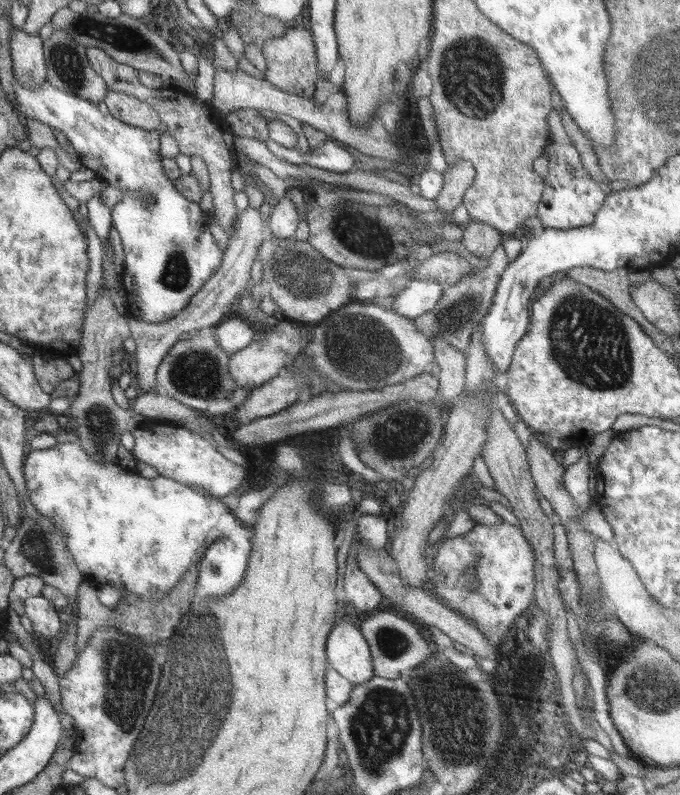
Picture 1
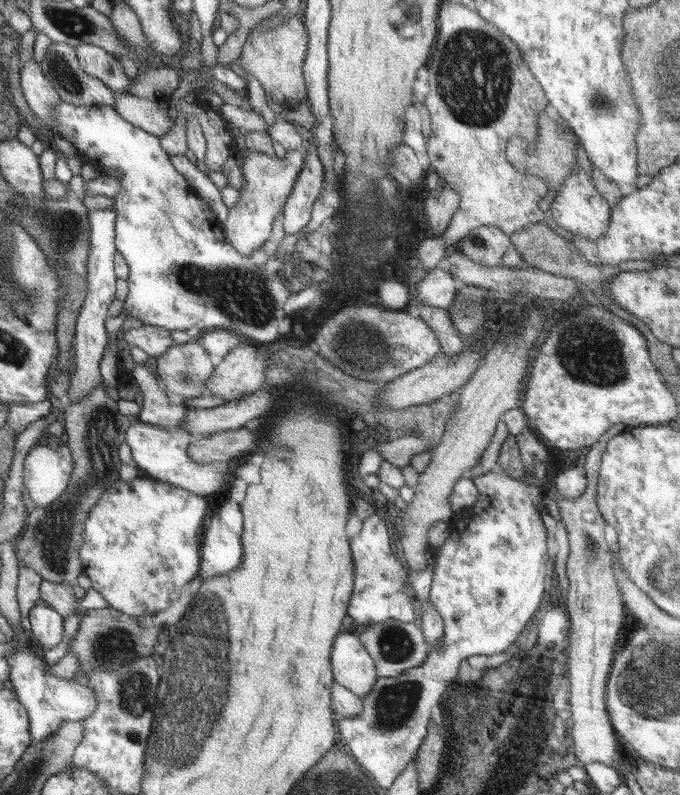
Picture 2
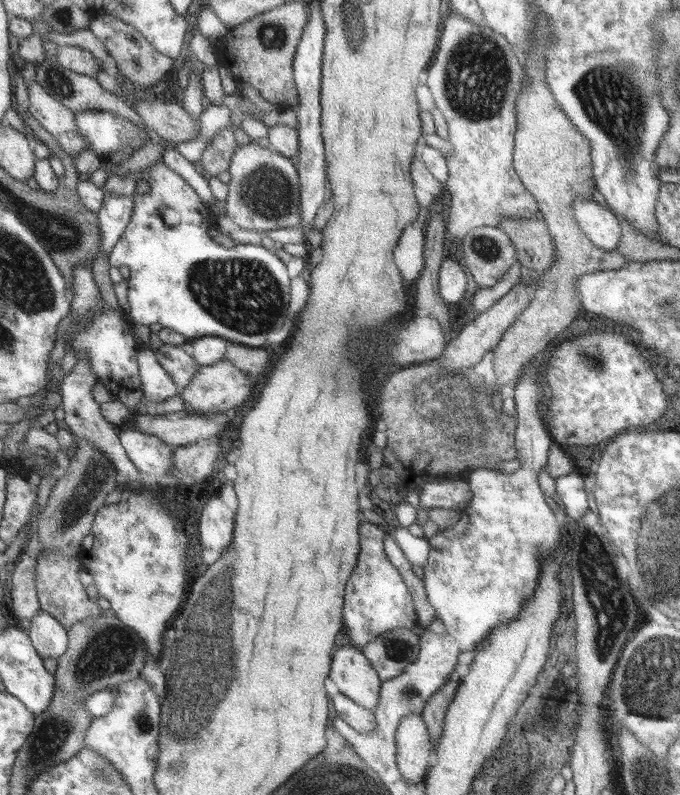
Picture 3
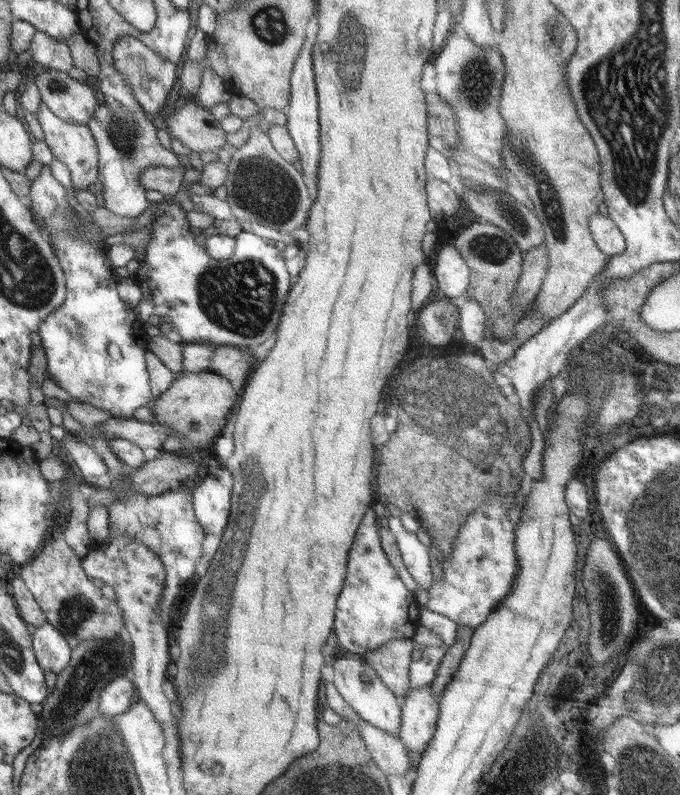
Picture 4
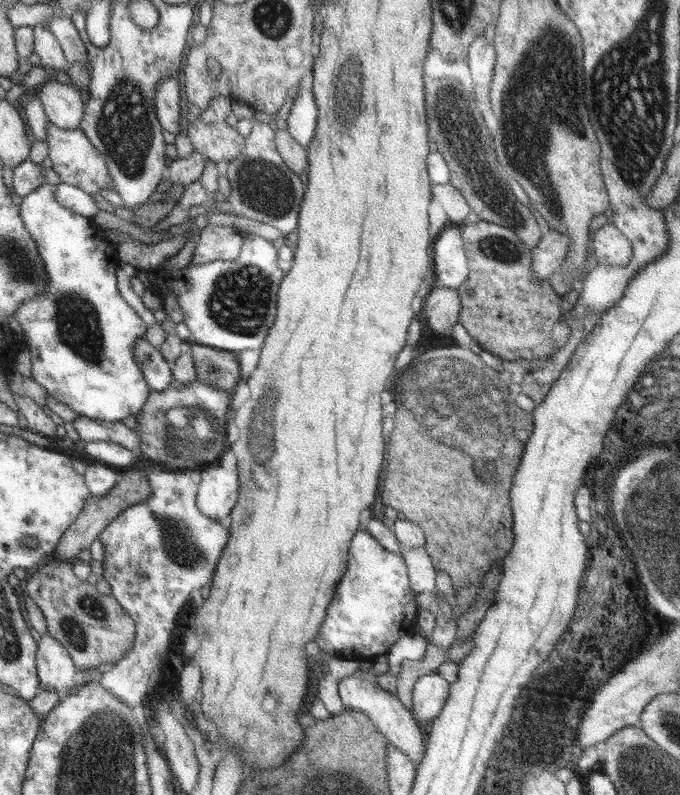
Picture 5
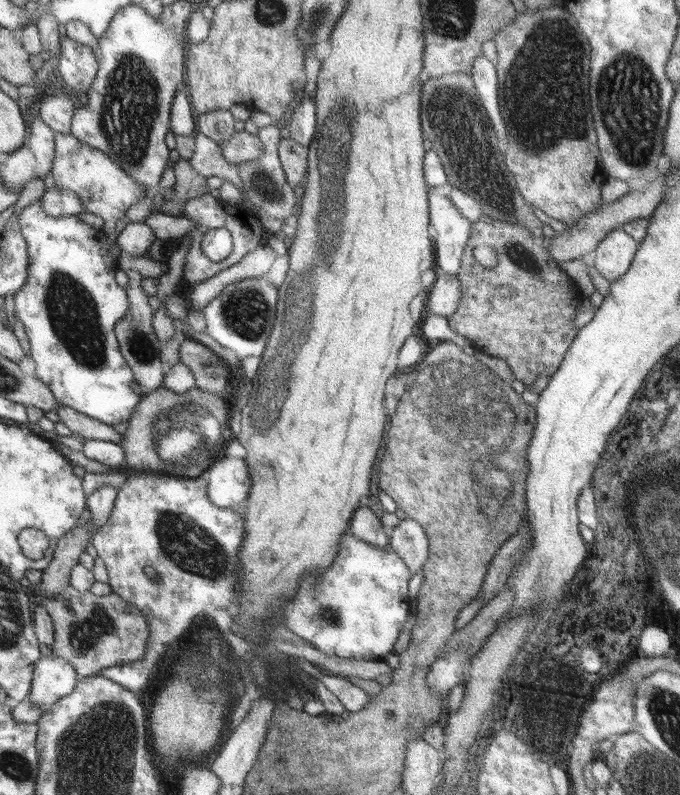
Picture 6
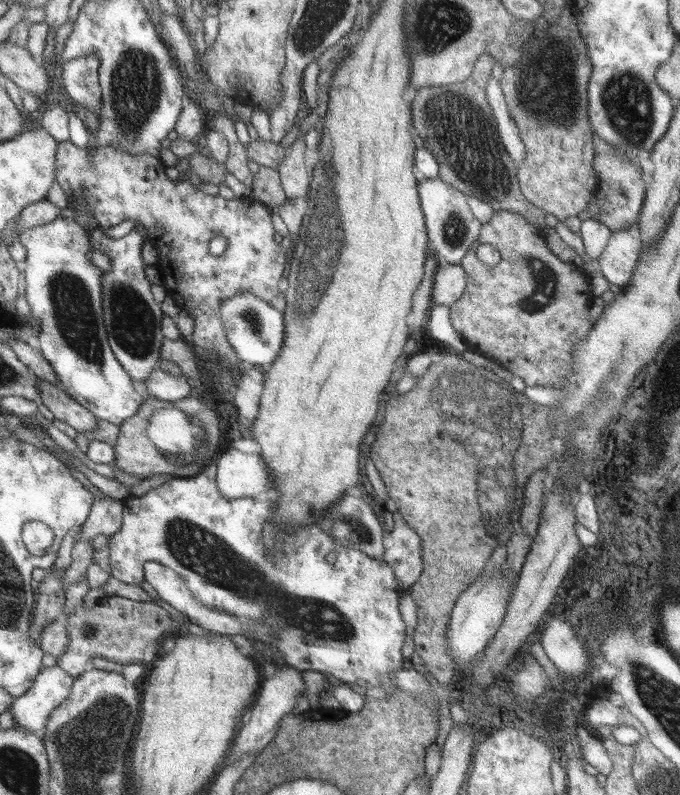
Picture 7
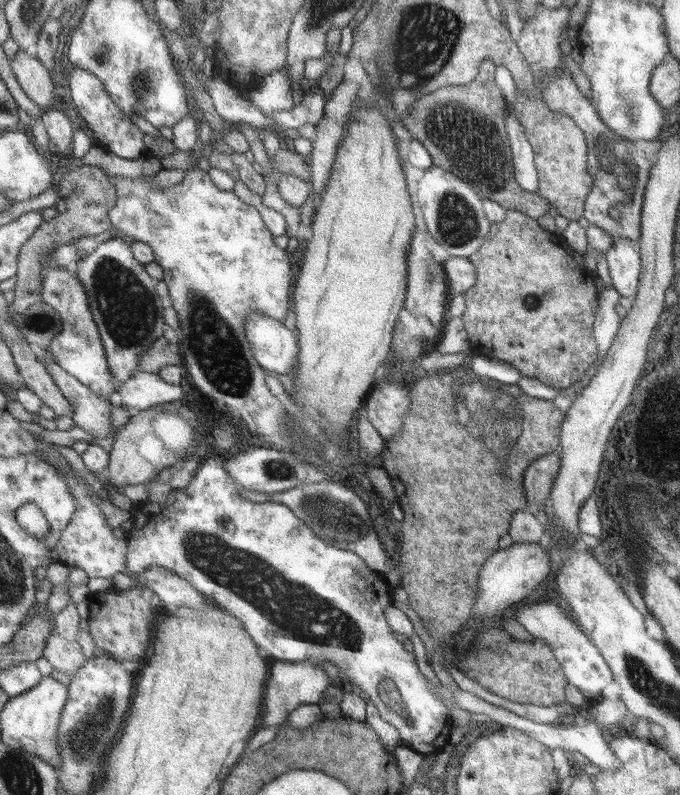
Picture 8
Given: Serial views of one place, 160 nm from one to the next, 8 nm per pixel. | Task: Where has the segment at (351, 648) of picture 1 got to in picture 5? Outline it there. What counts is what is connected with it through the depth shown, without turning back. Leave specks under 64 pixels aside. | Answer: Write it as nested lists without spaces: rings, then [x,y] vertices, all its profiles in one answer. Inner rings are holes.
[[[359,661],[359,669],[354,674],[339,680],[340,698],[346,709],[366,713],[379,728],[379,731],[387,736],[389,742],[418,765],[425,758],[425,730],[420,728],[420,724],[416,722],[412,712],[402,705],[396,695],[377,684],[378,675],[372,670],[372,662]]]

